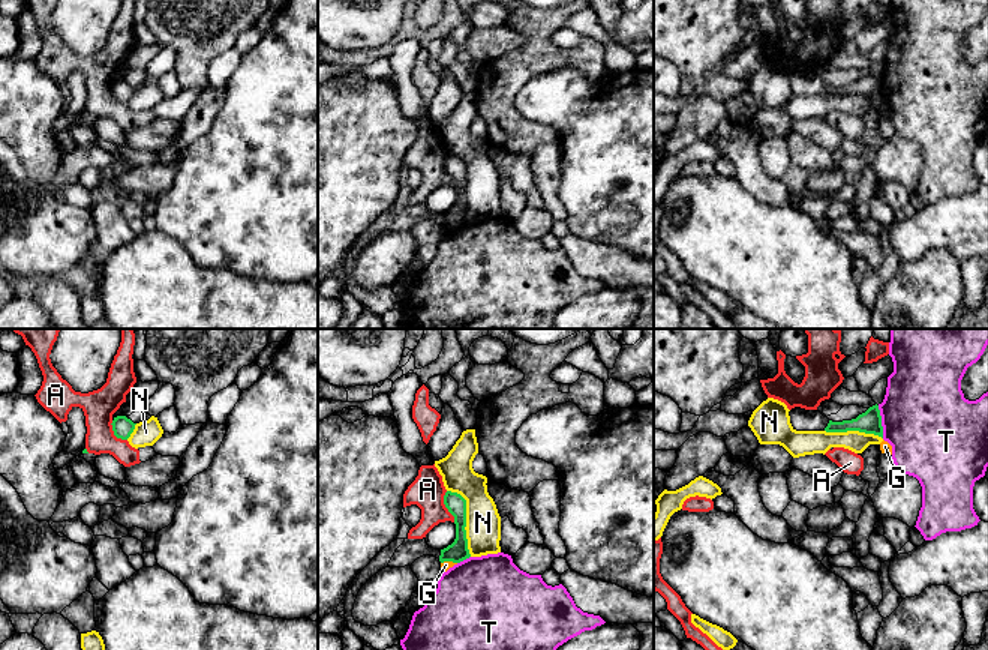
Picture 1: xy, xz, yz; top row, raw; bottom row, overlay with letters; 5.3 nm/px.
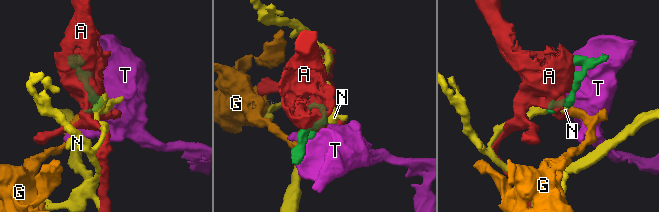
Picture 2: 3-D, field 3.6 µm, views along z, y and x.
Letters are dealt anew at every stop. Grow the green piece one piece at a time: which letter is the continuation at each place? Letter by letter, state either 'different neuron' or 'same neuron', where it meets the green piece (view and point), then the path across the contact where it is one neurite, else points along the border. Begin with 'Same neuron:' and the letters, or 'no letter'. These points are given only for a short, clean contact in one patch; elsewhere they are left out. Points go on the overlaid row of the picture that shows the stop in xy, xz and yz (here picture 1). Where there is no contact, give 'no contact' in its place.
Same neuron: no letter
A: different neuron; meets green in xz at (446, 506)
G: different neuron; meets green in xz at (449, 560); border along xz (456, 562), (441, 563)
N: different neuron; meets green in xz at (465, 520); border along xz (447, 490), (456, 491), (465, 500), (465, 538), (471, 556)
T: different neuron; meets green in yz at (880, 422)

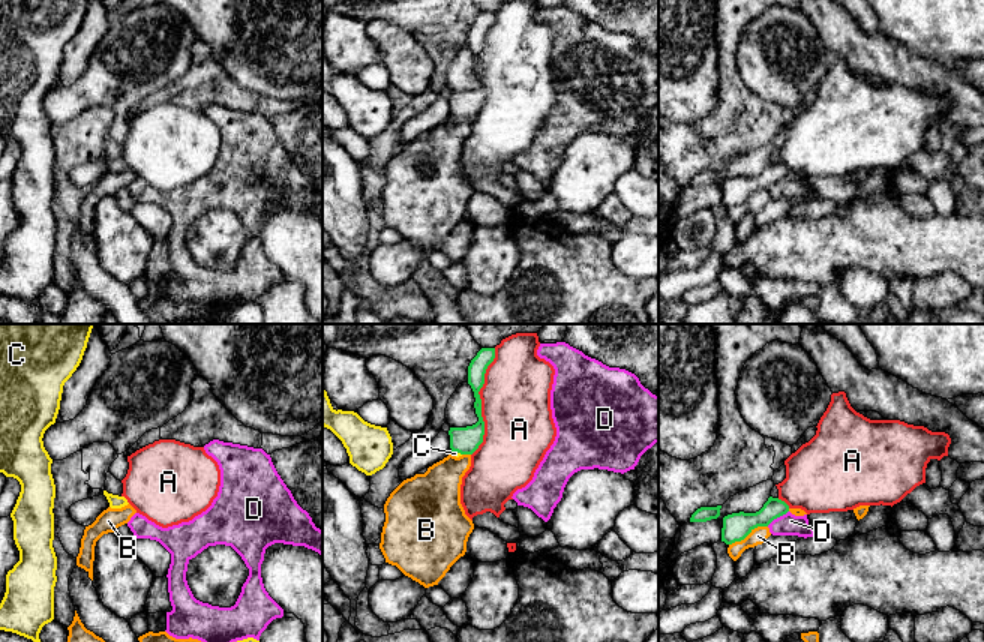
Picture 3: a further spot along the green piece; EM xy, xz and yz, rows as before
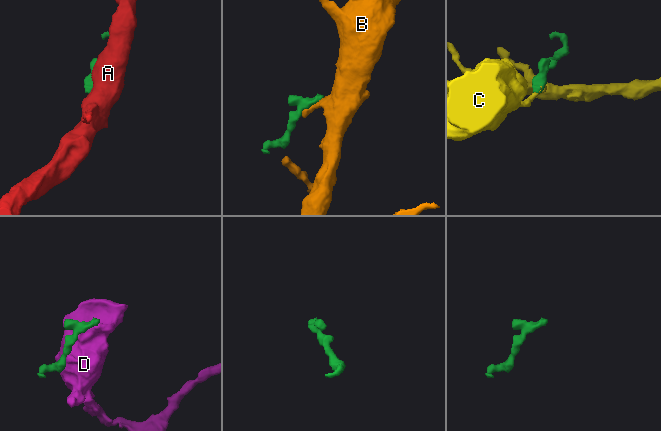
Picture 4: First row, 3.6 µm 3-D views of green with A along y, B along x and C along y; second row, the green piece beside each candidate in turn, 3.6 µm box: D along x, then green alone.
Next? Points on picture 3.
Same neuron: C
A: different neuron; meets green in xz at (480, 402)
B: different neuron; meets green in yz at (747, 534); border along yz (767, 525), (758, 525), (743, 539), (729, 545)
C: same neuron; meets green in xz at (458, 452); runs through xz (464, 440), (458, 452), (455, 453)
D: different neuron; meets green in yz at (777, 516)

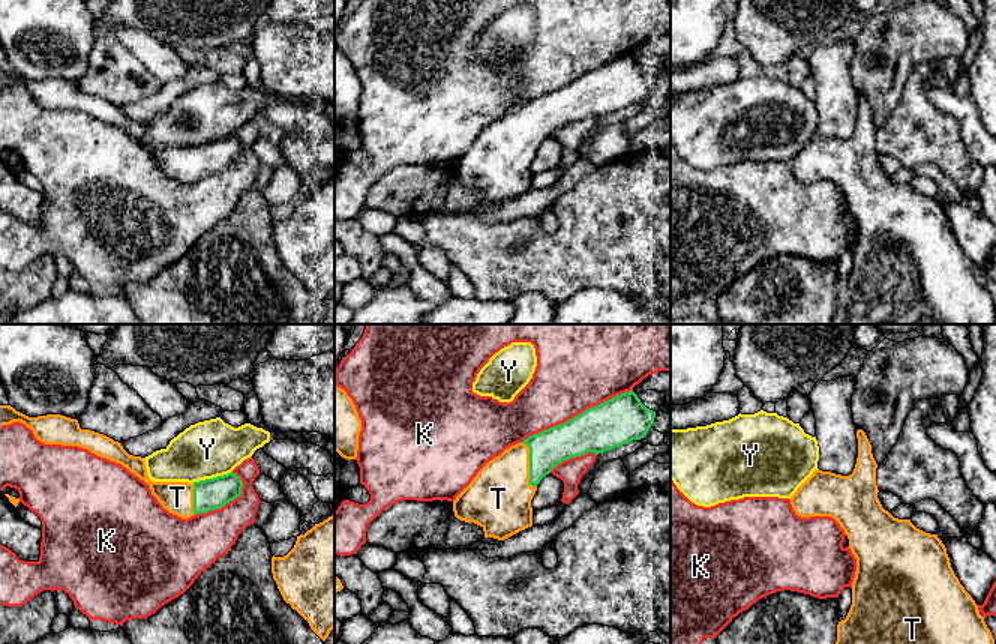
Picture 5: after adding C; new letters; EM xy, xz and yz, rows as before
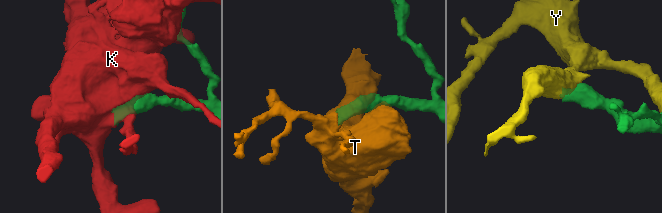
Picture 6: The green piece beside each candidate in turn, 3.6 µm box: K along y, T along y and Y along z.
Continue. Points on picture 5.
Same neuron: T
K: different neuron; meets green in xz at (578, 415)
T: same neuron; meets green in xz at (530, 466)
Y: different neuron; meets green in xy at (213, 478)

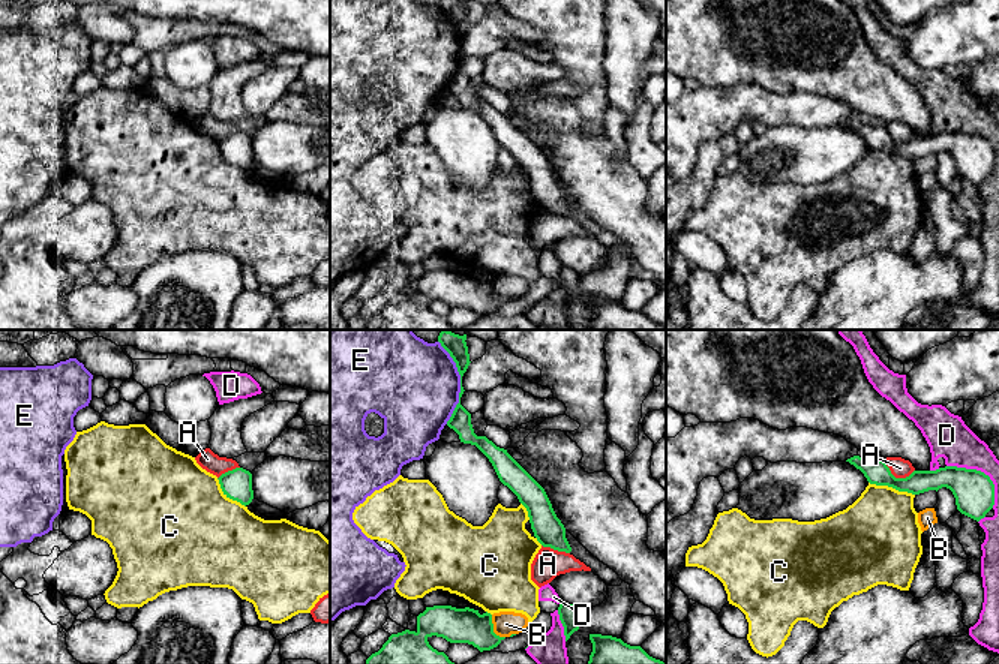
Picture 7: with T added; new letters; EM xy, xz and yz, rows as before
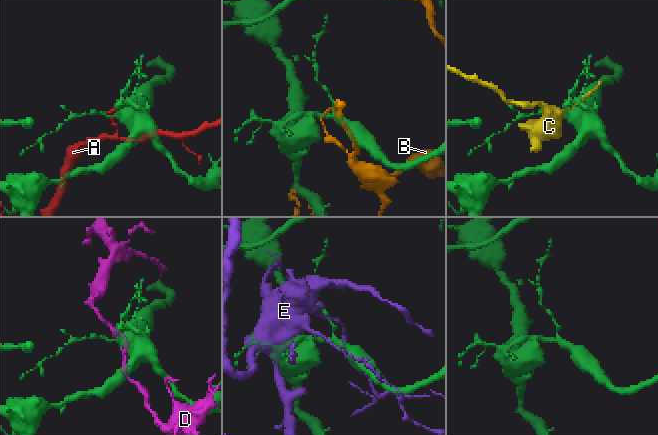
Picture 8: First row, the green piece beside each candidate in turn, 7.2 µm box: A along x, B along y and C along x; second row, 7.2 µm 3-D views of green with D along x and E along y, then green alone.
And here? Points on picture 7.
Same neuron: no letter
A: different neuron; meets green in yz at (897, 478); border along yz (884, 460), (896, 477), (908, 477), (914, 471)
B: different neuron; meets green in xz at (492, 628)
C: different neuron; meets green in yz at (891, 486)
D: different neuron; meets green in xz at (563, 625)
E: different neuron; meets green in xz at (461, 382)

